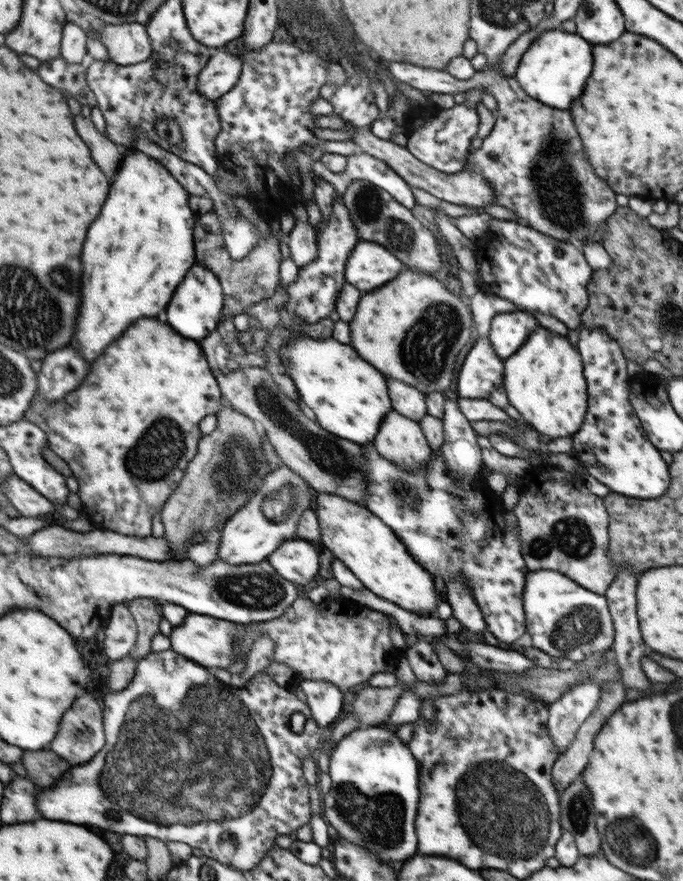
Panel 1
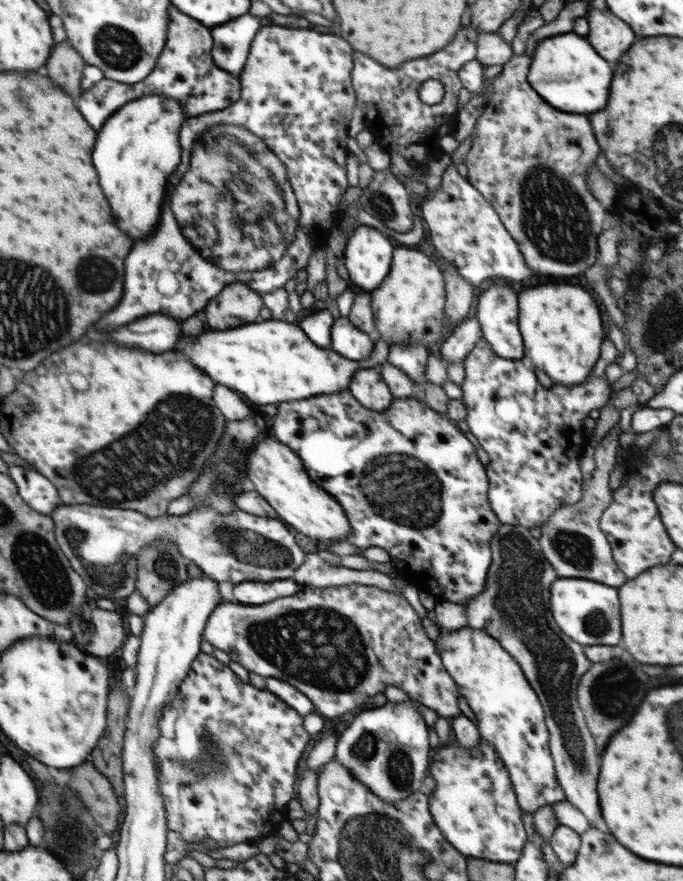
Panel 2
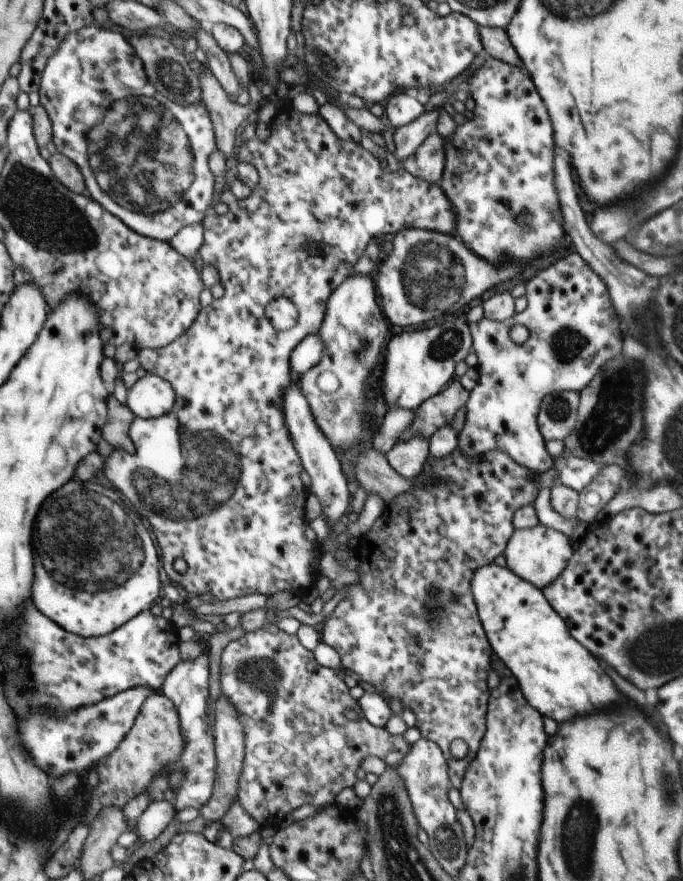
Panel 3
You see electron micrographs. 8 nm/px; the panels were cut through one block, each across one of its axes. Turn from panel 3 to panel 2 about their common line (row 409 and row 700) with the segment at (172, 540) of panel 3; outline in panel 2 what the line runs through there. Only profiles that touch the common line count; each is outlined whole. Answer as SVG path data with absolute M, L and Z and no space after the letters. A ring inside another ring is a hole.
M201 653L193 663L192 670L186 675L173 702L162 708L162 716L158 720L160 738L158 738L158 748L154 748L154 752L161 753L159 767L165 772L161 792L164 793L170 830L180 833L182 839L190 842L198 843L206 837L213 838L217 850L228 848L239 842L259 841L276 833L280 825L288 819L287 805L296 796L294 791L294 783L298 777L296 771L306 747L311 746L311 734L304 729L302 722L303 716L298 714L294 708L290 708L289 704L282 702L273 692L258 689L251 683L240 680L228 666L222 666L222 670L214 672L214 654Z

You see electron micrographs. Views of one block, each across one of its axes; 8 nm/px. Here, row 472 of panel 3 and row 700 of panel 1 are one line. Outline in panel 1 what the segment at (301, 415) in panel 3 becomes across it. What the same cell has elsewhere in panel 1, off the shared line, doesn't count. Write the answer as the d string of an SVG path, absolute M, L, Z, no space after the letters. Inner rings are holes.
M301 680L299 685L306 695L313 719L324 730L340 716L343 692L335 684L323 680Z

